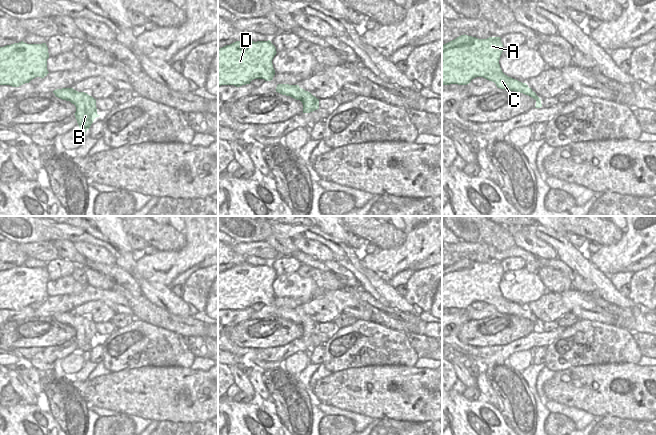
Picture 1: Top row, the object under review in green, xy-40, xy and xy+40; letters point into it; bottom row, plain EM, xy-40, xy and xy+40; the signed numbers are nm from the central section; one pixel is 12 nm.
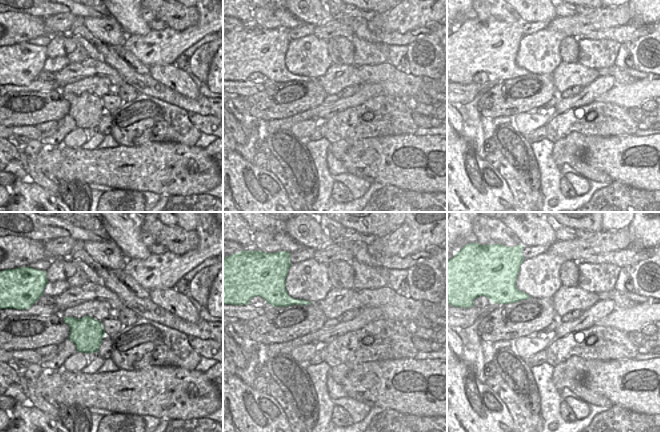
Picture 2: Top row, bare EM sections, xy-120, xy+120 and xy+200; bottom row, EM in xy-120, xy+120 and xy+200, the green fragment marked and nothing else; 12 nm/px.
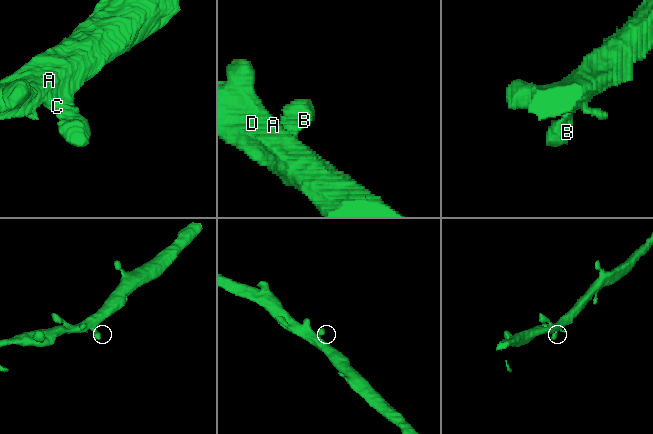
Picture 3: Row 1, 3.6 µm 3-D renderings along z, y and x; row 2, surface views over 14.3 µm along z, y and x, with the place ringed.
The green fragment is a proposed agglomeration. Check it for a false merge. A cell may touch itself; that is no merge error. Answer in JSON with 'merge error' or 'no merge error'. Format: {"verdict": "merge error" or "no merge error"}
{"verdict": "no merge error"}

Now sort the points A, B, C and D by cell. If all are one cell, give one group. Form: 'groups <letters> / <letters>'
groups A B C D

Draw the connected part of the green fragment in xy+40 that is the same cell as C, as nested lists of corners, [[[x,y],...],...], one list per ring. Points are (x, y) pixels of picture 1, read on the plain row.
[[[461,259],[456,263],[442,269],[442,309],[467,309],[476,301],[483,301],[496,308],[497,312],[506,315],[520,316],[536,324],[535,332],[542,331],[541,323],[528,311],[516,303],[505,299],[499,288],[500,280],[504,275],[500,261],[478,263],[476,261]]]

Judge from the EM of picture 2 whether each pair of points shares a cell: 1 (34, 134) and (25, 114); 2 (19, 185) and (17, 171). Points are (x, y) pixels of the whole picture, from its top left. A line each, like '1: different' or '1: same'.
1: different
2: different

